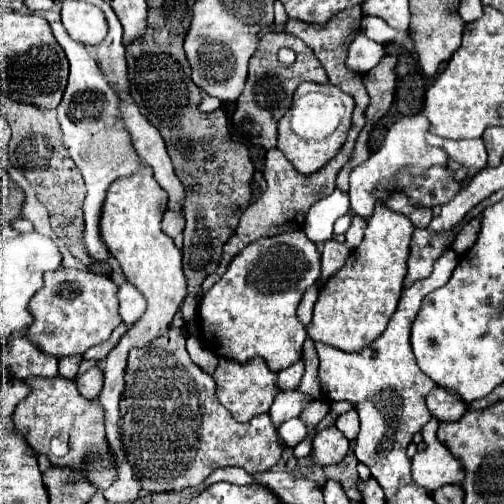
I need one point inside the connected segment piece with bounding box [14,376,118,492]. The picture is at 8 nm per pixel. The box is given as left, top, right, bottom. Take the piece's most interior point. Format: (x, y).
(58, 421)

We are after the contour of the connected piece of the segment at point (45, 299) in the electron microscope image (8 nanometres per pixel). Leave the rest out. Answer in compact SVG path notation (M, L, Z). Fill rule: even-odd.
M60 268L46 272L44 286L30 300L34 324L26 330L26 338L56 358L84 354L88 348L110 338L112 330L122 322L118 314L118 286L108 278L88 270Z

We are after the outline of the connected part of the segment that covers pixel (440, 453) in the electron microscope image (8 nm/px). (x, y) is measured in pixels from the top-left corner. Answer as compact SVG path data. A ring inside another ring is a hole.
M432 418L422 437L426 448L412 458L412 480L426 492L434 492L446 484L460 484L464 480L464 466L437 438L438 420Z

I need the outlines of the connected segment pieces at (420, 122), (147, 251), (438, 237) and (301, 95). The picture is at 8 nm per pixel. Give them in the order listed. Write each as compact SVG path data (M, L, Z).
M416 114L416 116L404 116L400 118L386 134L384 144L368 158L366 164L360 164L358 168L352 170L350 174L350 206L352 210L362 216L362 218L370 218L372 210L374 210L374 188L378 186L380 178L390 178L396 176L398 170L402 170L404 166L410 166L410 172L414 174L422 174L424 170L432 168L432 166L446 166L448 164L448 156L446 152L442 152L442 148L434 148L428 146L424 140L424 134L428 132L428 120L424 114Z
M144 166L134 176L112 182L102 206L100 236L110 254L120 262L128 282L134 284L146 300L184 300L188 294L182 256L178 256L174 240L160 228L166 204L166 192L154 180L152 168Z
M415 228L414 234L412 234L412 242L410 242L410 258L408 258L408 274L404 278L404 288L412 286L416 280L424 280L432 274L432 266L434 262L450 248L450 242L448 242L448 236L454 232L452 230L446 230L446 232L428 232L427 229Z
M313 82L302 83L302 86L293 95L290 112L286 112L286 116L280 120L280 126L278 126L278 150L292 162L292 166L300 174L308 176L308 174L318 172L322 166L326 166L340 152L342 144L346 142L348 130L352 126L352 110L354 110L354 98L344 94L340 88L336 88L332 84L320 86L320 84Z

